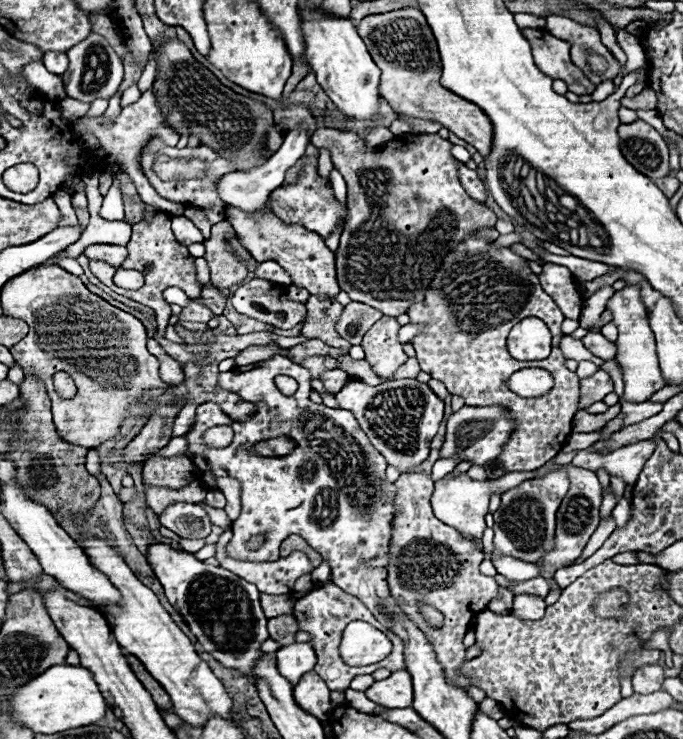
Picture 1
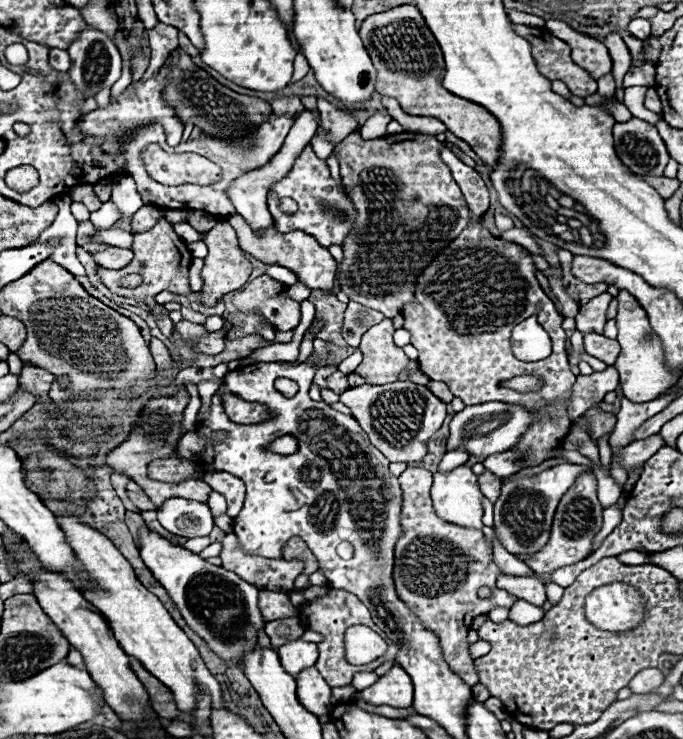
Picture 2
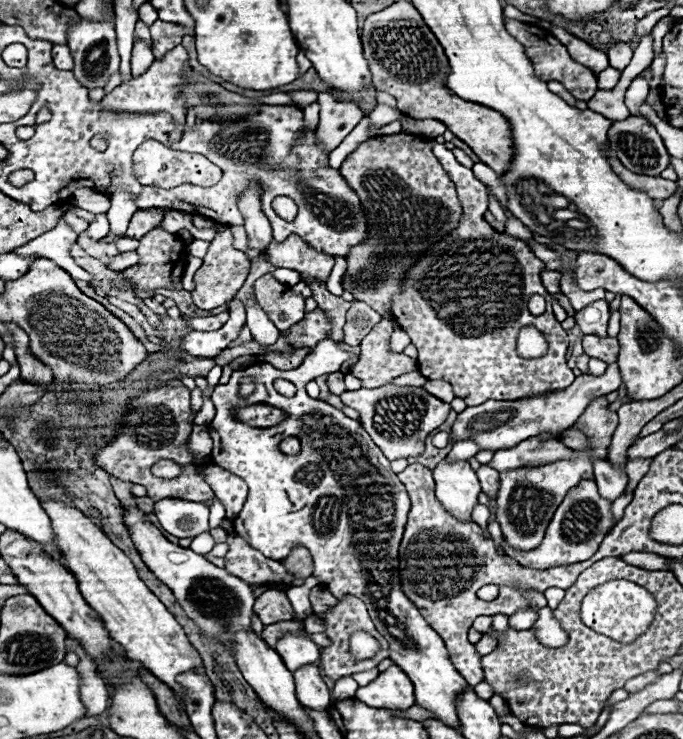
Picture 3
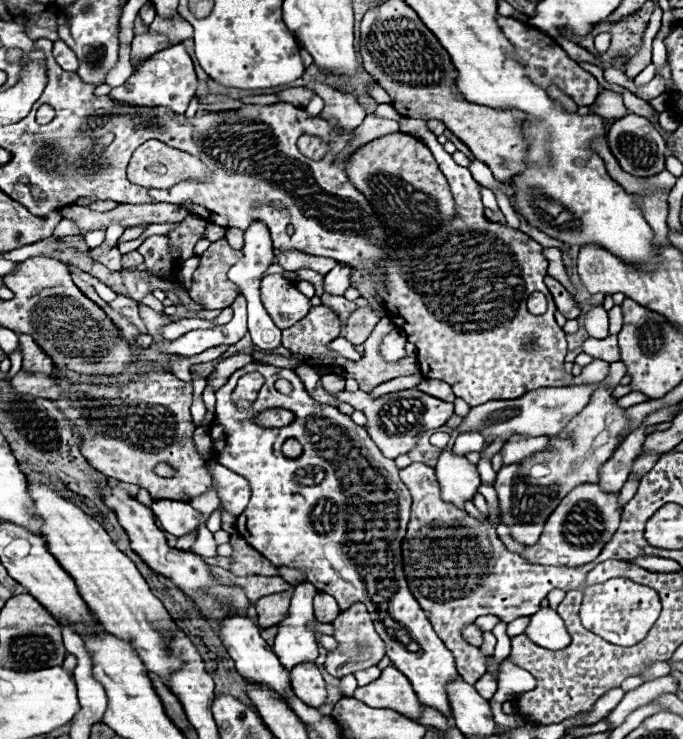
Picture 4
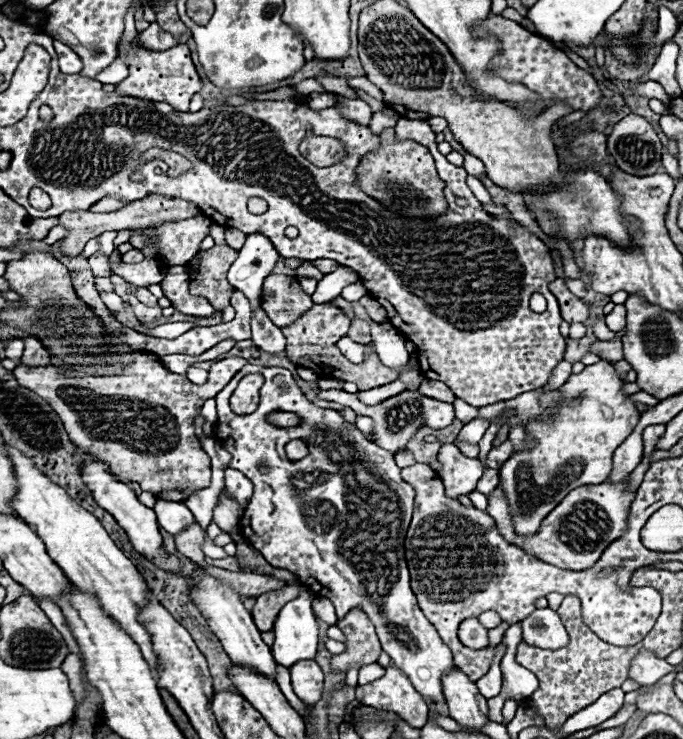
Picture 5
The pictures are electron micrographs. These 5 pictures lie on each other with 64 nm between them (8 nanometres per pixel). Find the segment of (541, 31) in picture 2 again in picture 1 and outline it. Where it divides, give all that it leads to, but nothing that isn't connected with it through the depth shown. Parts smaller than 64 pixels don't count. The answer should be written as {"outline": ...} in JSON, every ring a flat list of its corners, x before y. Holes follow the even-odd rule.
{"outline":[[522,28,520,32,528,38,534,62,544,74,548,74,552,80,564,80,568,84,568,90,578,96,594,92,596,86,584,76,584,72,578,66,572,64,568,42,554,38,546,30]]}

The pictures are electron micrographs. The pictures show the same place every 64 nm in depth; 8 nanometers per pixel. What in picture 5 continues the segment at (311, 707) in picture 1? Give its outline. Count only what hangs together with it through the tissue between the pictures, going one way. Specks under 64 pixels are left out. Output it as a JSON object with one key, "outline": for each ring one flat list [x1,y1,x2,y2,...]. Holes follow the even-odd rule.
{"outline":[[302,660,290,668,294,694,306,702,316,704,324,692,324,674,314,660]]}

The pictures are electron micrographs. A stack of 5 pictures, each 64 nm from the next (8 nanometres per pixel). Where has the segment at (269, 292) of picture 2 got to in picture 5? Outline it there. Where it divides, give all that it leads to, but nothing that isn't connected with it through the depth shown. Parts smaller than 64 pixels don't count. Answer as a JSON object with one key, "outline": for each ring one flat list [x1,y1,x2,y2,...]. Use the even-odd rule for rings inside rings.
{"outline":[[270,274,264,280,264,290,270,292,270,296,262,300,262,308,268,318,280,328,292,324,296,316,304,314,314,304,312,296,302,290,296,276]]}

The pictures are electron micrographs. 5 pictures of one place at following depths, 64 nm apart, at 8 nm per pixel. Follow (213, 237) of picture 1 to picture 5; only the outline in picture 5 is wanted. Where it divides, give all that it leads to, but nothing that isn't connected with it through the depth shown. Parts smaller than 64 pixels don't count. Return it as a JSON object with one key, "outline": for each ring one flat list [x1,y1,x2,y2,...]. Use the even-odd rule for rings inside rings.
{"outline":[[214,246,198,252,190,262,190,292,208,298,216,310,228,306,230,296,236,290,226,280,232,260,236,260,236,250,228,246]]}

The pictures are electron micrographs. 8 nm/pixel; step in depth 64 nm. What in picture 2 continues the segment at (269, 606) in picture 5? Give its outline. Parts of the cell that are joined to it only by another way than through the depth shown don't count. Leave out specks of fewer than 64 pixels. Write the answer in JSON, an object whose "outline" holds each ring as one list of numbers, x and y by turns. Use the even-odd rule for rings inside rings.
{"outline":[[260,590,258,606,260,606,260,612,262,612,264,622,298,616,298,610,292,606,292,602,288,600,288,594,284,594,284,592]]}

